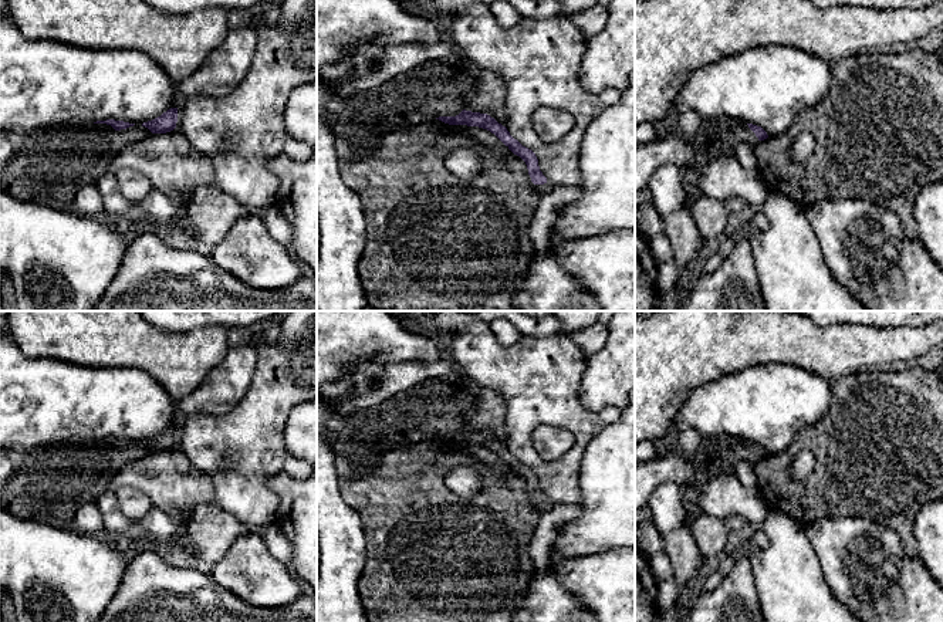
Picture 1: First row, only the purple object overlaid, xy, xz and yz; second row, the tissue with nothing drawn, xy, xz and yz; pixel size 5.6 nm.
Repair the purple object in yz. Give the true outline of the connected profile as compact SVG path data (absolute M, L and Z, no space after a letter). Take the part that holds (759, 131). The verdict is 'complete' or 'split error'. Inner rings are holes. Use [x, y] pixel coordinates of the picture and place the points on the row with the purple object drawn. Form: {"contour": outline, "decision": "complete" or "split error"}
{"contour": "M736 118L703 119L694 141L696 156L699 162L733 156L738 143L747 142L754 146L767 138L768 135L761 126Z", "decision": "split error"}

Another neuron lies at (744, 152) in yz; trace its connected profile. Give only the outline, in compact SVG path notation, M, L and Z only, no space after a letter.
M741 142L736 146L734 149L734 155L733 155L738 163L747 169L747 170L757 170L758 166L758 160L756 158L756 152L754 152L754 146L747 143L747 142Z

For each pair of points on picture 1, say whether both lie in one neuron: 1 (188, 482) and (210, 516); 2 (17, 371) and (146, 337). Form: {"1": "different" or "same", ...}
{"1": "different", "2": "different"}

